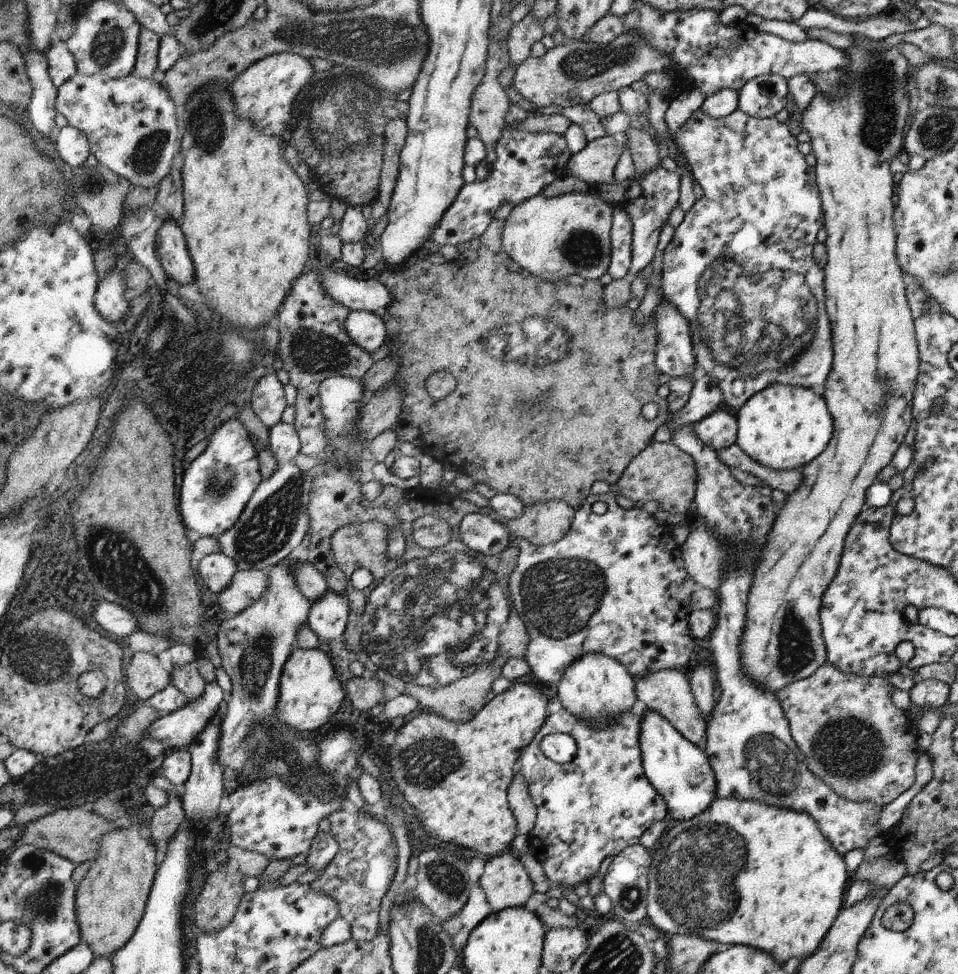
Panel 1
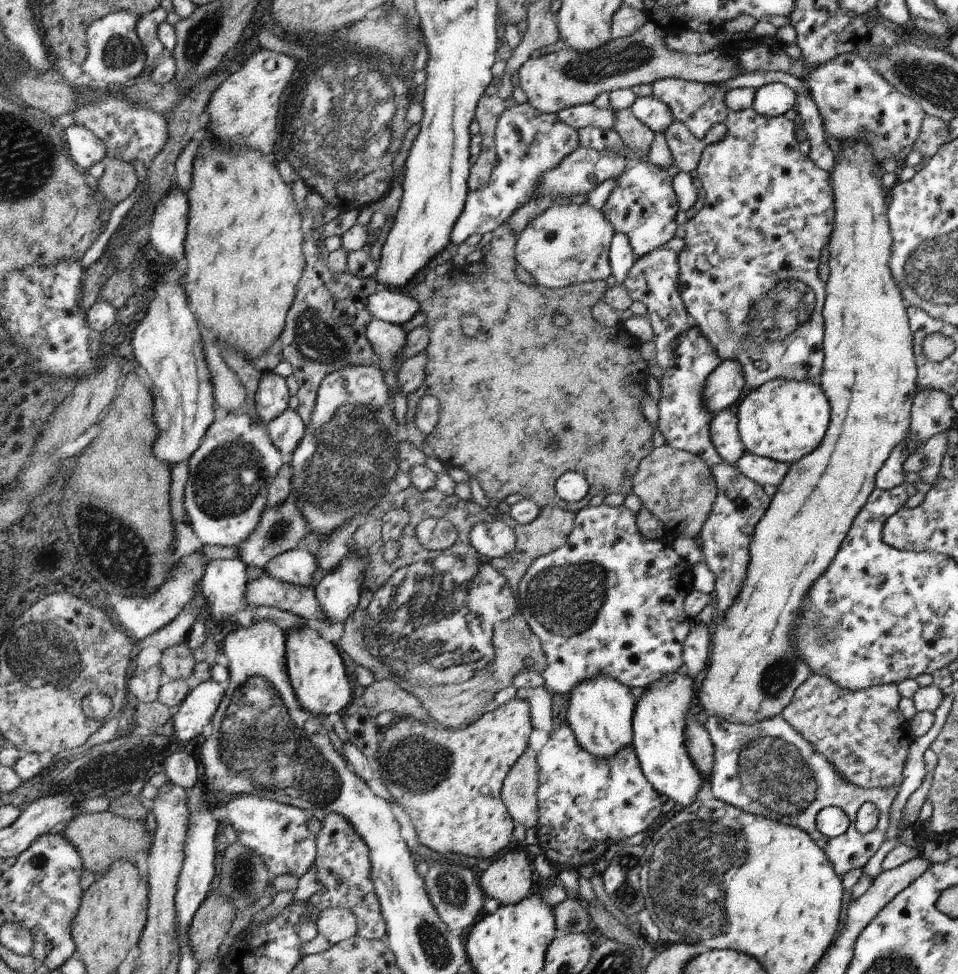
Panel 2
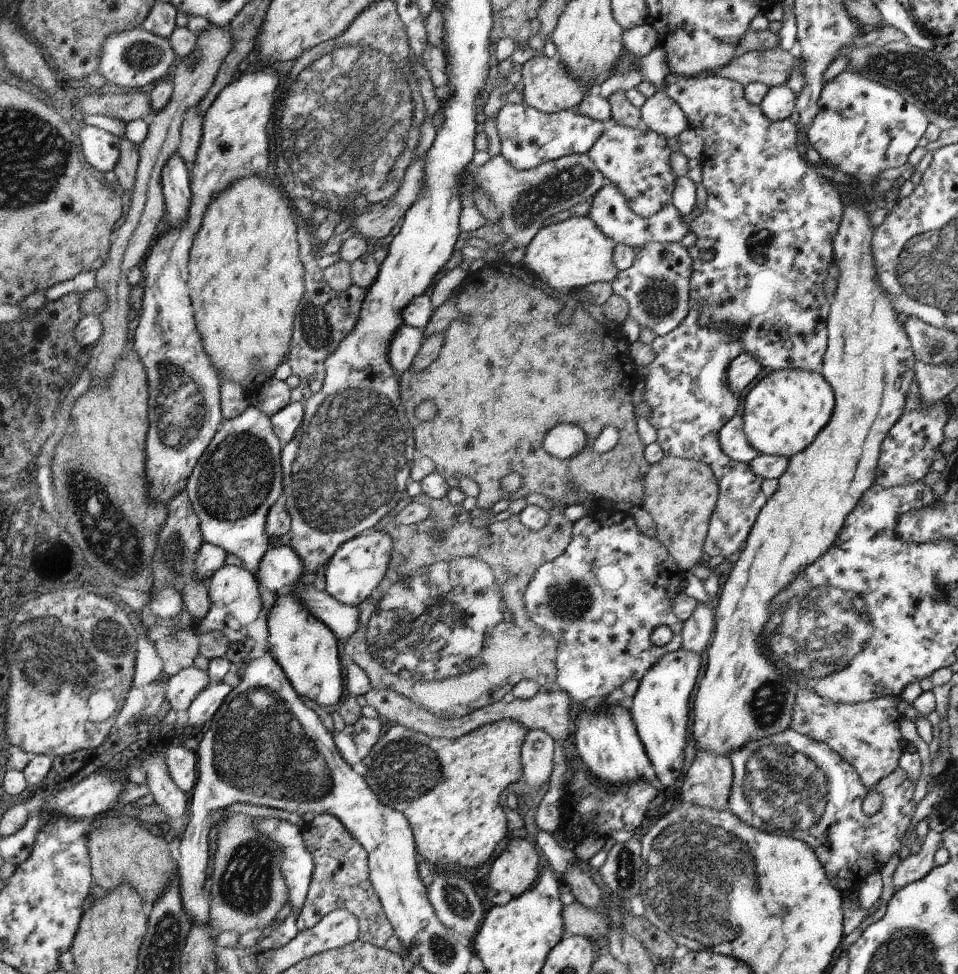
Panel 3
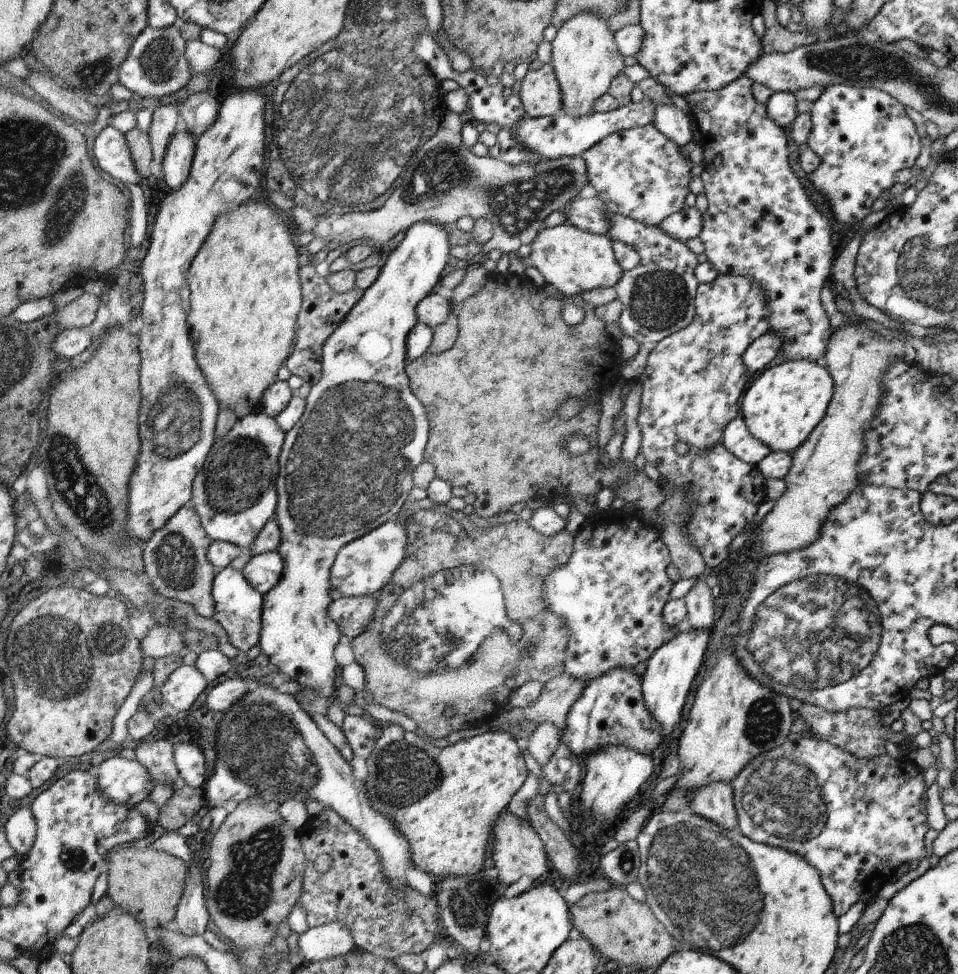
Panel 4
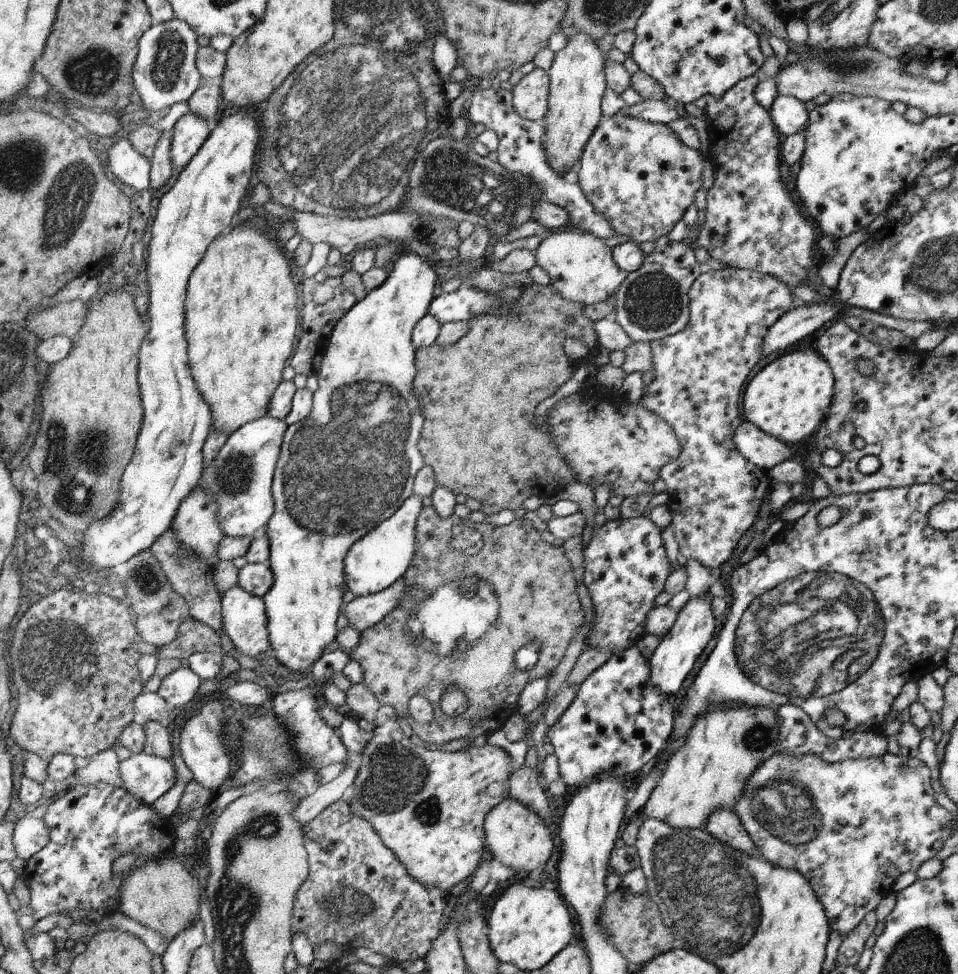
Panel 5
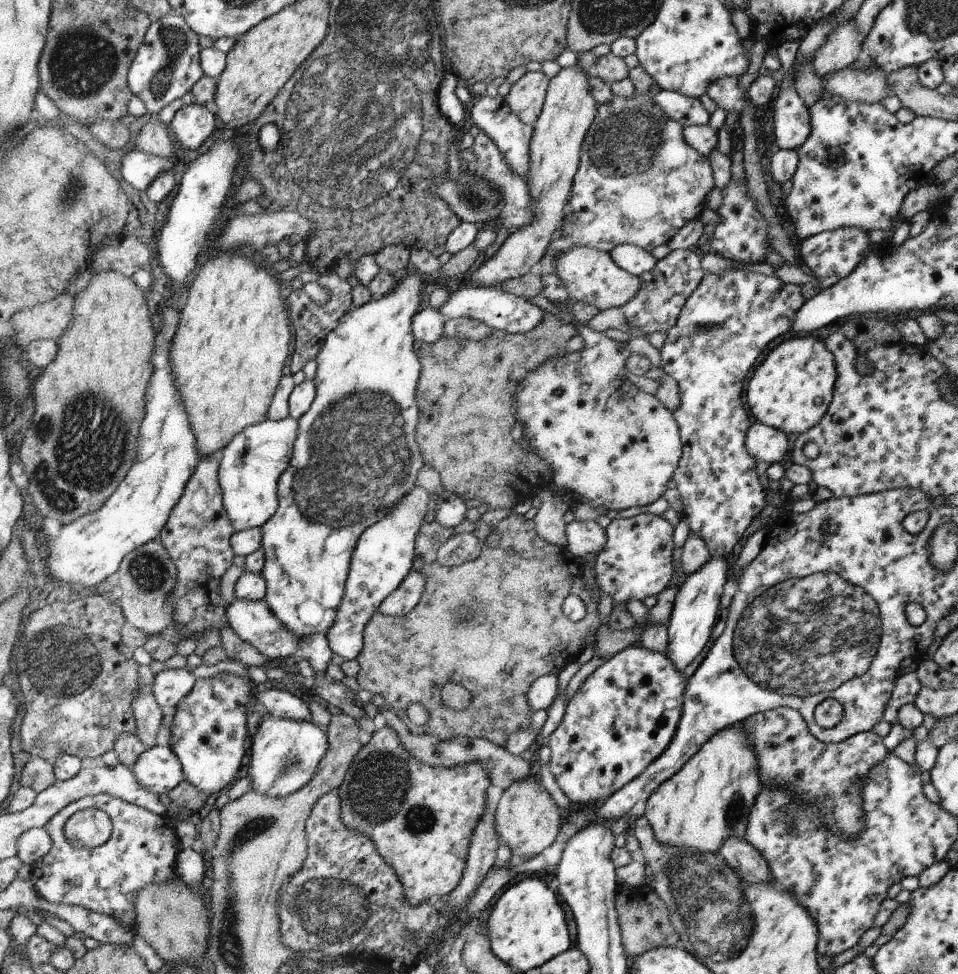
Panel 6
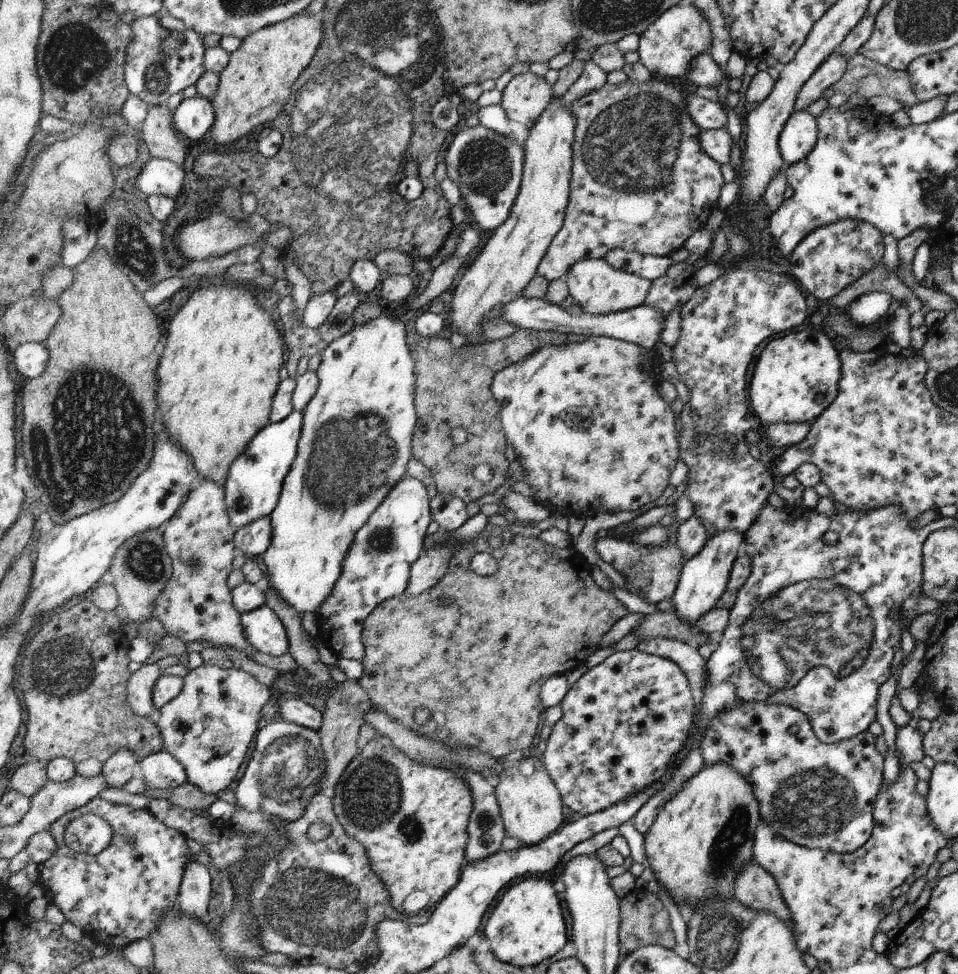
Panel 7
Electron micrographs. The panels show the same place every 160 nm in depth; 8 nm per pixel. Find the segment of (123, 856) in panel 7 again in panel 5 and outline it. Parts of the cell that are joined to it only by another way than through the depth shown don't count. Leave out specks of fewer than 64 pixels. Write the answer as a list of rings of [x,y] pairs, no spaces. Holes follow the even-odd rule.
[[[96,783],[90,786],[80,785],[75,789],[68,790],[68,792],[61,794],[60,798],[56,798],[56,800],[50,804],[44,819],[51,828],[51,843],[44,850],[42,850],[42,852],[39,852],[36,856],[34,856],[34,858],[31,858],[28,861],[24,873],[26,882],[28,882],[28,886],[31,891],[32,901],[30,906],[35,911],[33,916],[36,920],[46,918],[46,916],[50,916],[50,914],[70,914],[77,908],[83,908],[89,911],[98,910],[103,913],[114,912],[118,910],[119,906],[119,894],[121,892],[122,880],[130,874],[129,871],[126,872],[123,877],[114,878],[114,876],[112,876],[112,864],[114,864],[114,860],[116,860],[116,858],[120,858],[120,856],[124,856],[126,854],[136,854],[136,856],[141,858],[138,858],[133,866],[140,866],[144,864],[144,862],[148,862],[148,860],[162,859],[168,856],[172,857],[174,854],[175,842],[177,838],[175,834],[175,826],[172,825],[171,820],[168,817],[162,817],[158,815],[158,813],[155,813],[155,810],[151,805],[147,805],[139,798],[132,796],[124,788],[119,789],[106,783]]]

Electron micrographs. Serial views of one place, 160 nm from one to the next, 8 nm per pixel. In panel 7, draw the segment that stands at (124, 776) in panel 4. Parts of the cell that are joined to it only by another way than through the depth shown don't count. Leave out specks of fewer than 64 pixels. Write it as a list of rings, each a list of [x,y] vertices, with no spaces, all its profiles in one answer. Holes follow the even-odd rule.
[[[166,750],[149,754],[147,757],[139,755],[137,773],[146,781],[148,790],[176,788],[187,782],[187,776],[181,762]]]

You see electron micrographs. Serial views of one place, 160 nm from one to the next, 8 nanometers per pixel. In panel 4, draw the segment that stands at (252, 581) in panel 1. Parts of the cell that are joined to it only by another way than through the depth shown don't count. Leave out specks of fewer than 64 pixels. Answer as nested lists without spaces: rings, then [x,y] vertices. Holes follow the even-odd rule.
[[[345,596],[331,602],[330,615],[340,625],[340,632],[351,640],[368,628],[373,621],[377,604],[375,596]]]

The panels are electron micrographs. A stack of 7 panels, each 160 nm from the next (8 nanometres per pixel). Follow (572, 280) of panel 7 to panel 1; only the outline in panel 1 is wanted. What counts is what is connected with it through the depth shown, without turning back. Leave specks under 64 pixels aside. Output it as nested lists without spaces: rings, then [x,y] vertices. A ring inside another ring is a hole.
[[[579,187],[577,192],[567,193],[552,199],[545,198],[543,194],[536,195],[531,199],[525,200],[521,205],[514,206],[513,213],[510,214],[508,220],[506,221],[505,230],[502,231],[501,241],[503,249],[510,255],[510,258],[516,268],[522,270],[528,275],[538,277],[548,283],[562,281],[572,275],[580,275],[585,279],[599,279],[600,276],[606,274],[611,264],[611,228],[614,226],[614,207],[615,206],[609,203],[599,200],[596,198],[596,195],[583,187]]]

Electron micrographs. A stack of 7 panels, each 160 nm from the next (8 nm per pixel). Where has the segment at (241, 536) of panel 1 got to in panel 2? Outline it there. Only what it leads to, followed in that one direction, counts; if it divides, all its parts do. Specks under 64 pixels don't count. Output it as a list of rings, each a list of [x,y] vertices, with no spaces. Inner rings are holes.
[[[288,407],[278,418],[267,423],[266,427],[270,431],[270,440],[288,459],[303,439],[307,426],[302,417],[294,409]],[[290,496],[284,504],[268,507],[263,512],[262,522],[255,531],[238,547],[238,557],[248,567],[258,567],[265,570],[266,563],[275,556],[296,547],[296,544],[307,534],[307,522],[297,507],[296,498]]]

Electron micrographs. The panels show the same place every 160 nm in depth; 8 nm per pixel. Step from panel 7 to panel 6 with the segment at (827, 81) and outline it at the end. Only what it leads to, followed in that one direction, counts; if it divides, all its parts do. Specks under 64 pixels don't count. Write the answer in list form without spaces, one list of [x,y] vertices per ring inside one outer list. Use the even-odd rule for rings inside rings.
[[[854,18],[838,25],[813,58],[815,73],[825,77],[852,66],[863,56],[865,38],[857,29]]]

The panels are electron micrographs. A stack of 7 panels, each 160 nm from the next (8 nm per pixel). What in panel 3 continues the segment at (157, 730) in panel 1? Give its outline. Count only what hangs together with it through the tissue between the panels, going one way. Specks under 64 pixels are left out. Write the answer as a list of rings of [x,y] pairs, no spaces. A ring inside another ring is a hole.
[[[222,681],[221,683],[212,684],[199,692],[188,712],[184,715],[187,724],[198,726],[200,724],[204,725],[204,722],[211,720],[232,689],[232,686]]]

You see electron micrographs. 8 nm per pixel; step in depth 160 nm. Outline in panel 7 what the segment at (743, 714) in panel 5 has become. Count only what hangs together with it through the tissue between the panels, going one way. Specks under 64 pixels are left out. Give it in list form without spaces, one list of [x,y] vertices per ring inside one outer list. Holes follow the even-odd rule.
[[[716,763],[713,765],[706,765],[696,775],[690,777],[688,782],[675,793],[675,795],[660,808],[660,812],[656,817],[655,823],[652,824],[650,830],[644,837],[645,855],[648,861],[648,867],[653,870],[655,879],[663,886],[671,895],[676,898],[675,903],[678,905],[683,903],[687,905],[688,909],[696,909],[702,902],[712,901],[713,899],[721,899],[722,901],[730,901],[733,896],[733,888],[735,886],[736,877],[752,862],[754,862],[754,846],[755,846],[755,832],[762,822],[759,813],[759,802],[754,794],[752,784],[734,768],[732,765],[724,763]]]

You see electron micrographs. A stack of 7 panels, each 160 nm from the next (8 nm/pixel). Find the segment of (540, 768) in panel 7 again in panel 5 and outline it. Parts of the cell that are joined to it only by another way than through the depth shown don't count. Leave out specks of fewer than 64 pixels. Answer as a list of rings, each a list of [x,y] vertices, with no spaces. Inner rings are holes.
[[[504,799],[488,814],[486,829],[490,857],[496,858],[517,872],[521,869],[531,872],[538,864],[544,864],[552,856],[554,842],[550,826],[546,826],[539,814],[520,801]]]

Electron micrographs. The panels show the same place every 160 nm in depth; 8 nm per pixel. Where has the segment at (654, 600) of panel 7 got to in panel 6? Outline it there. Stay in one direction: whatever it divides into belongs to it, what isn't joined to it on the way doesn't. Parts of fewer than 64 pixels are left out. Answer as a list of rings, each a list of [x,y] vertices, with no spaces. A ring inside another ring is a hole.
[[[596,521],[576,522],[565,528],[568,544],[566,549],[573,559],[594,558],[604,550],[607,536]]]

